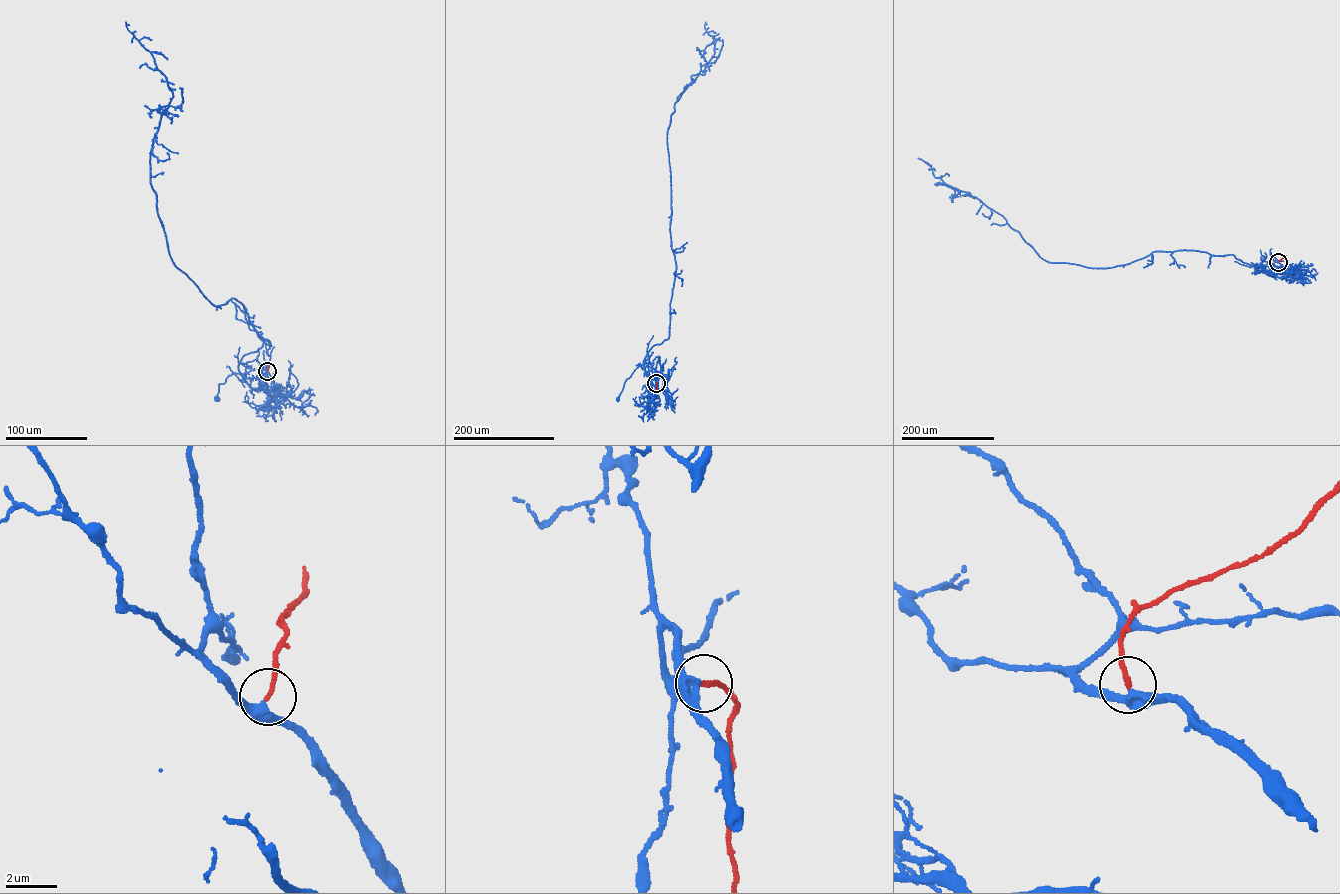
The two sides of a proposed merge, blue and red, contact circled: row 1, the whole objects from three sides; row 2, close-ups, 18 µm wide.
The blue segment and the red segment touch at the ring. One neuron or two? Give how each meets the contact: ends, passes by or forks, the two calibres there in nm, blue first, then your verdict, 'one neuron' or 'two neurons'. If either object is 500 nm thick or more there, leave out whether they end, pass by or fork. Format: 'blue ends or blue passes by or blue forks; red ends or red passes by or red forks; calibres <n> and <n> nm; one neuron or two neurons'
blue passes by; red ends; calibres 380 and 180 nm; one neuron

